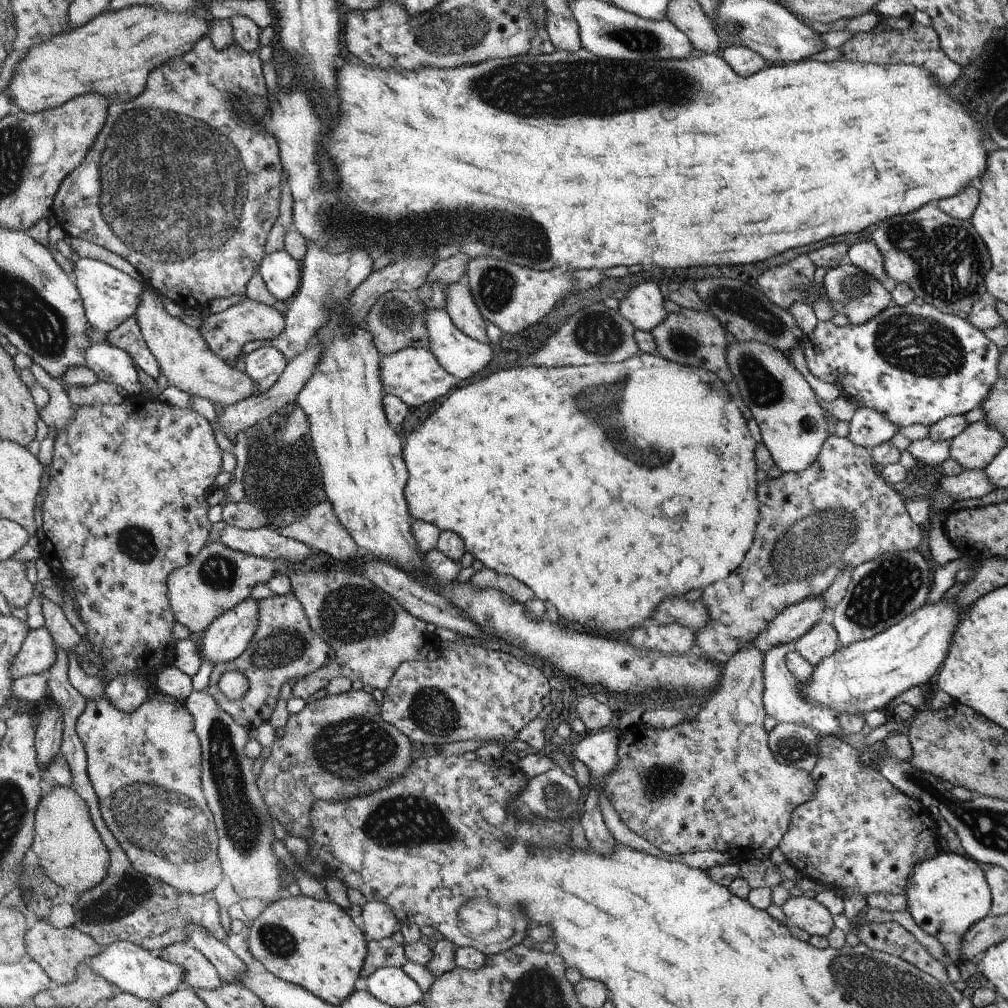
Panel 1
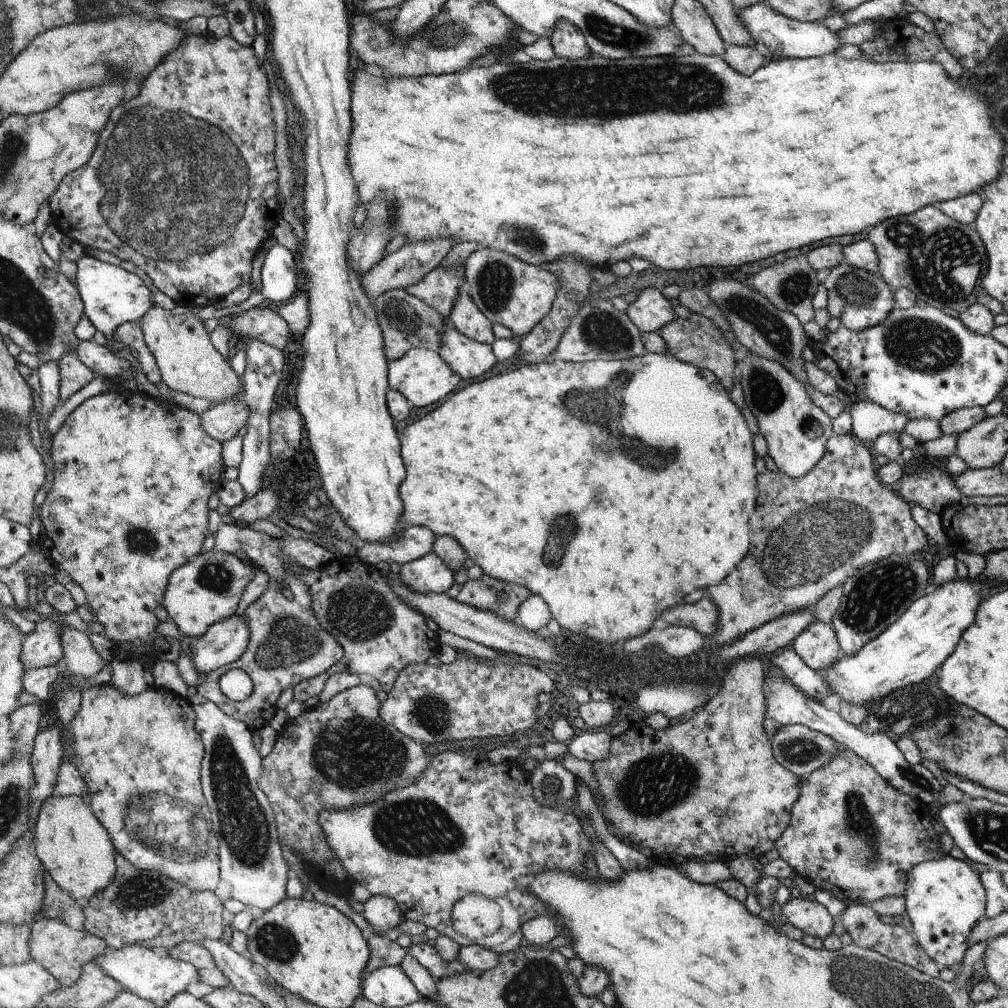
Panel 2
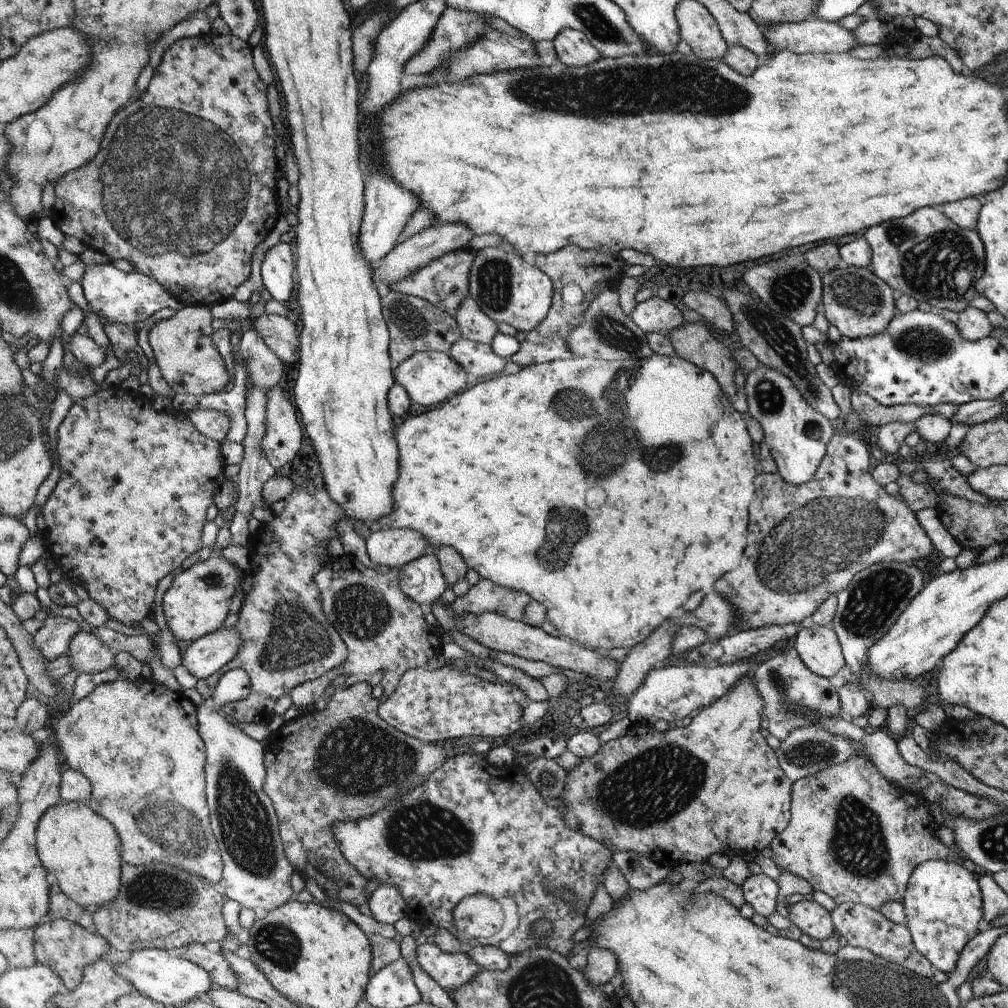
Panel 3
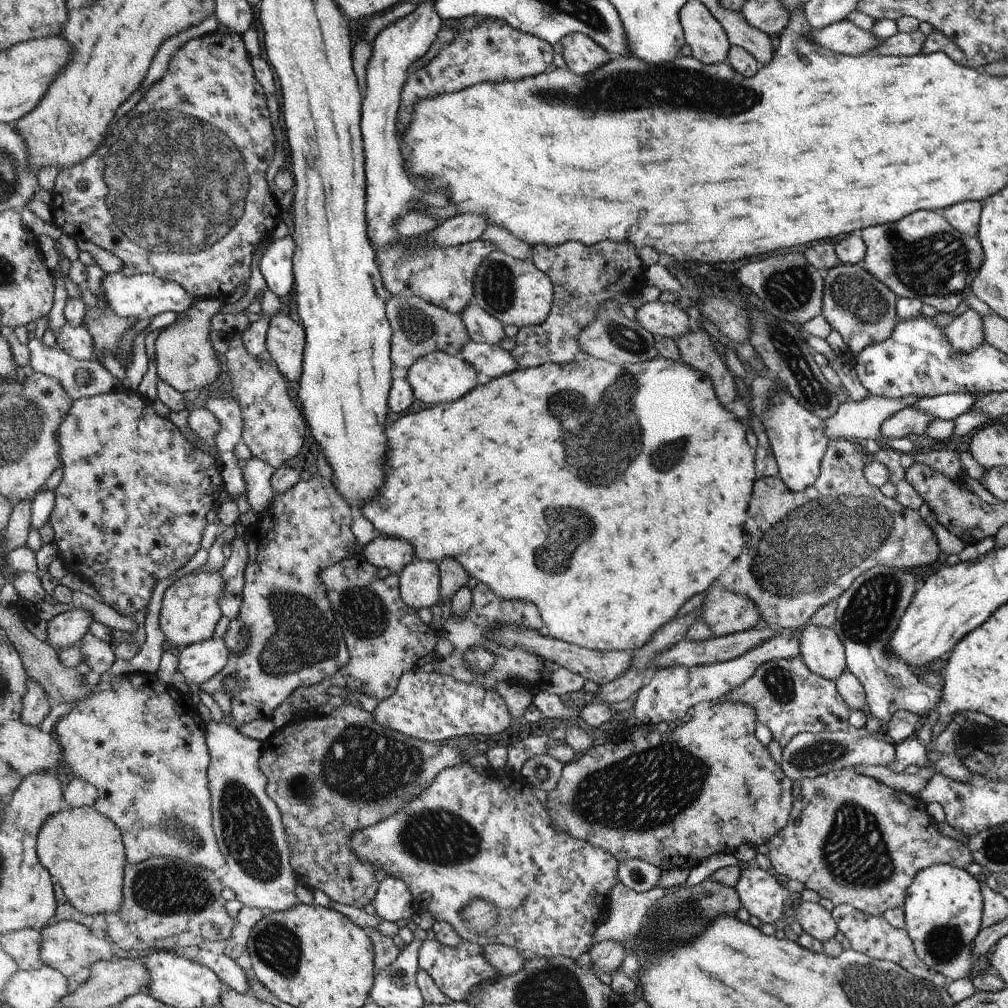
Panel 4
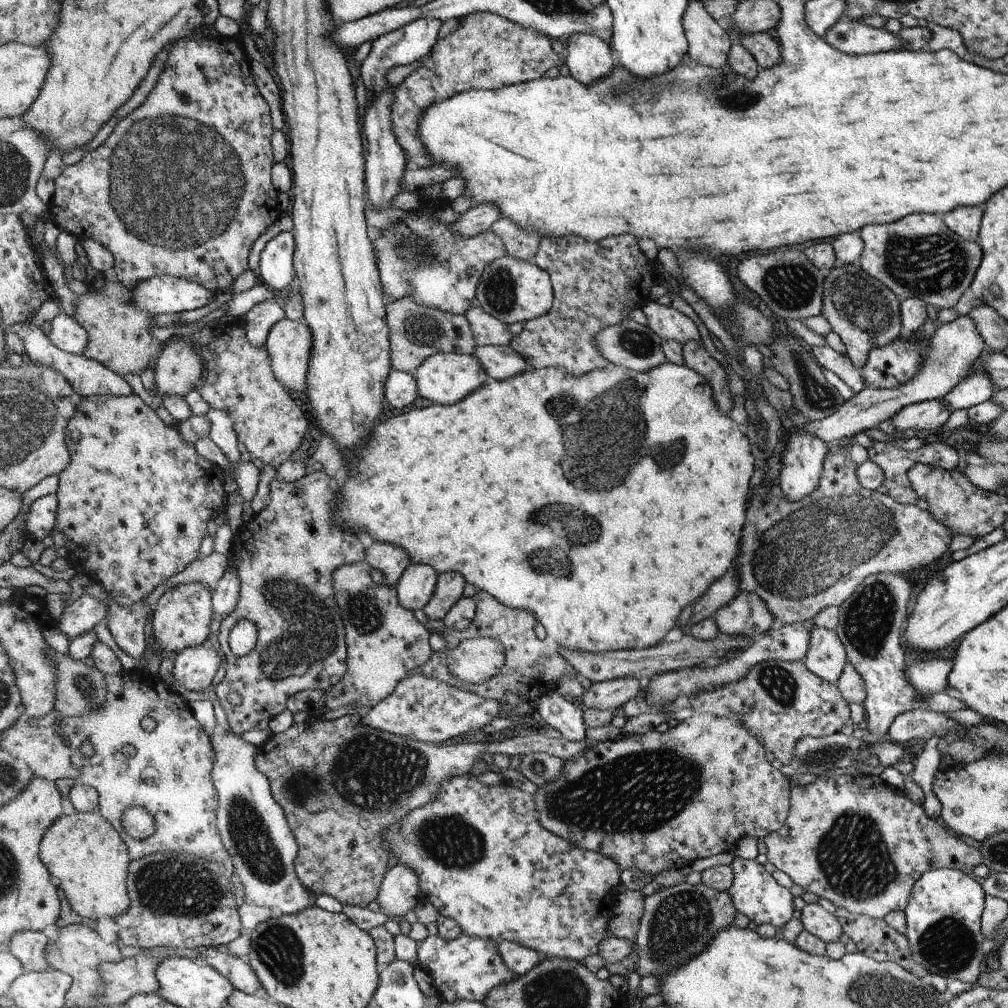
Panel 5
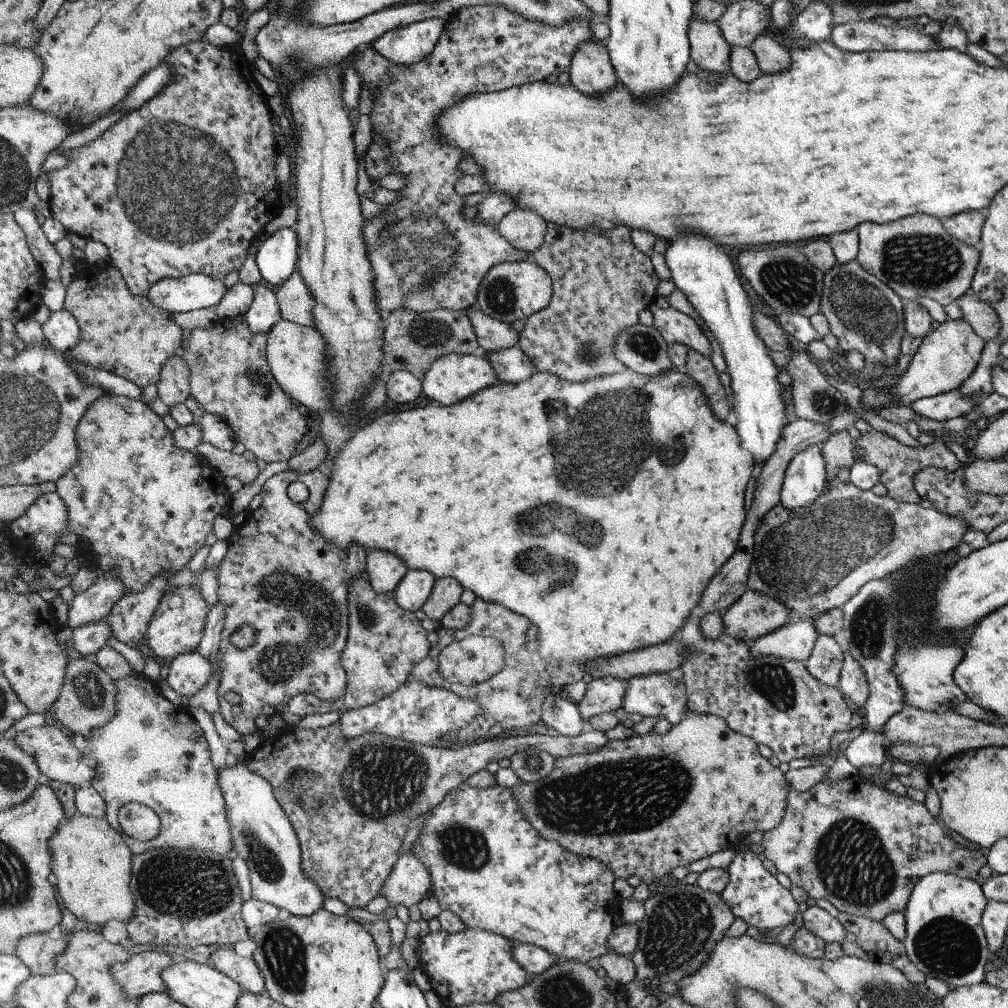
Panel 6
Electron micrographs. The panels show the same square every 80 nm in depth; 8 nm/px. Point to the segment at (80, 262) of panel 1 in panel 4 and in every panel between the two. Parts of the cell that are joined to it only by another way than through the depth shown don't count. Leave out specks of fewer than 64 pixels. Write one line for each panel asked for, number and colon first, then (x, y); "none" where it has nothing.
2: (112, 295)
3: (116, 296)
4: (142, 296)

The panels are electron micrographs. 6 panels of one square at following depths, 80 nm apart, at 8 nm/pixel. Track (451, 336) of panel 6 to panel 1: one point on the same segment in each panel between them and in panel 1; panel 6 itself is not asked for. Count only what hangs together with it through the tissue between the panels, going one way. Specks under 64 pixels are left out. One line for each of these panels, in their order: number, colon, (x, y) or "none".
1: (395, 320)
2: (407, 323)
3: (416, 326)
4: (420, 327)
5: (417, 332)

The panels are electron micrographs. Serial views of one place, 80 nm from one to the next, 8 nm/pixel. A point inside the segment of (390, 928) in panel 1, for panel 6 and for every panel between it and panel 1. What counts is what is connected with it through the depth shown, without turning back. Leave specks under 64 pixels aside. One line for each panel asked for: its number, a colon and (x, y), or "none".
2: (382, 913)
3: (387, 905)
4: (394, 901)
5: (400, 893)
6: (410, 882)

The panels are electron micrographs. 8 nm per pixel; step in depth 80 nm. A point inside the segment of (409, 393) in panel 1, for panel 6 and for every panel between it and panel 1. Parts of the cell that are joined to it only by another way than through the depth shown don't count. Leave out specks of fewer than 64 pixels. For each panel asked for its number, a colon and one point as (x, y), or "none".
2: (421, 376)
3: (430, 377)
4: (438, 377)
5: (444, 378)
6: (452, 377)

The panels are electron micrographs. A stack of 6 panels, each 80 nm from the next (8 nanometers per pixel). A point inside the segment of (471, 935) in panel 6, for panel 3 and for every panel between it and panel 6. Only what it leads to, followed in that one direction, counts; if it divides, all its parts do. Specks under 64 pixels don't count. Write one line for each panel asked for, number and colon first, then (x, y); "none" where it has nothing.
3: (450, 971)
4: (456, 971)
5: (466, 969)

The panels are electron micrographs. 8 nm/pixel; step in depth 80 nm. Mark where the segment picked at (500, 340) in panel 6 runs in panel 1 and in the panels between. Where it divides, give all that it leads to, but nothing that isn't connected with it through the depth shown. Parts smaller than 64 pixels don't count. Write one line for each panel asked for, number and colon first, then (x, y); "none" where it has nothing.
1: (461, 306)
2: (466, 317)
3: (474, 323)
4: (482, 327)
5: (488, 330)

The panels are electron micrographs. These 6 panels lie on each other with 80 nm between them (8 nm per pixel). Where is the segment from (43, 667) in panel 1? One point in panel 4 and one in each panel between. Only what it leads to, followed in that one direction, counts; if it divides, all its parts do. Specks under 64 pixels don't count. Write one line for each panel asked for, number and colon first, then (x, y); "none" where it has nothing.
2: (42, 647)
3: (53, 639)
4: (66, 629)

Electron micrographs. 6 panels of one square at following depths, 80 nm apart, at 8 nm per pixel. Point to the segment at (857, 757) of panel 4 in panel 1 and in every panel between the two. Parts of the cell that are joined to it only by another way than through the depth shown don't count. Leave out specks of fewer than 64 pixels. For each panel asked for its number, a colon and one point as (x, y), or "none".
1: (794, 745)
2: (797, 747)
3: (806, 751)

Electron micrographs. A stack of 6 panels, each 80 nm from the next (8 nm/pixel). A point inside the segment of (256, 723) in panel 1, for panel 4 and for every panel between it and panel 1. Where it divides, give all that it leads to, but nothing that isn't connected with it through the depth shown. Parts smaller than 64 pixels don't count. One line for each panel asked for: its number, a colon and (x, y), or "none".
2: (287, 645)
3: (287, 639)
4: (294, 635)

